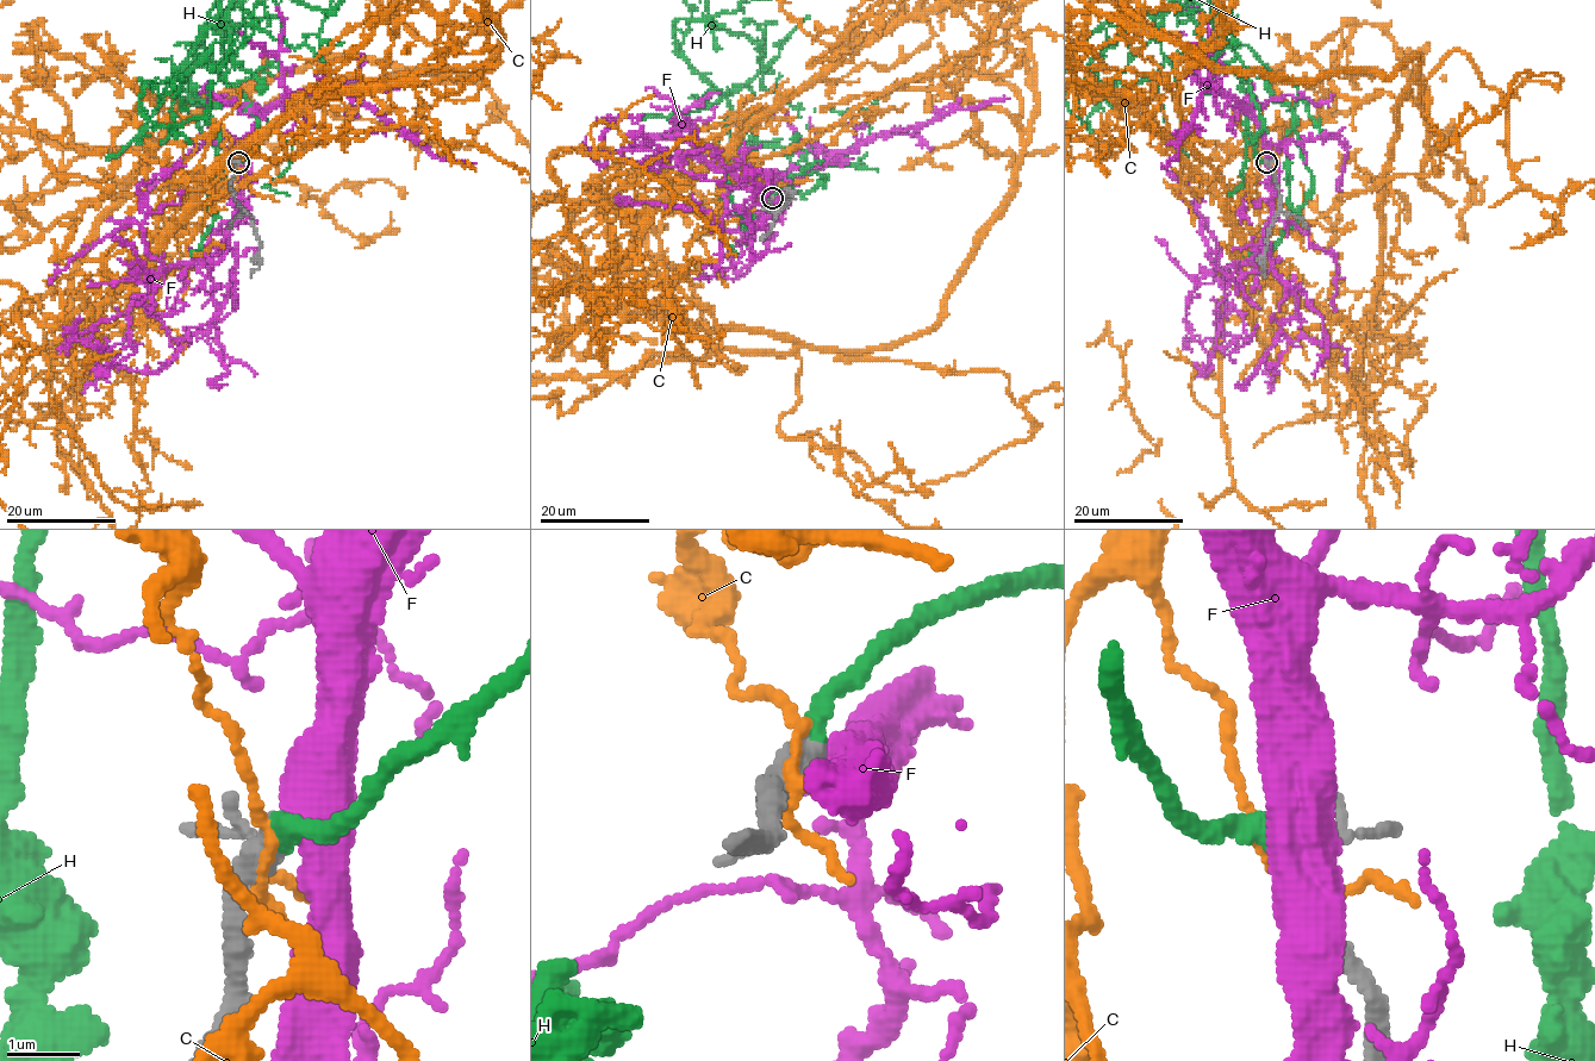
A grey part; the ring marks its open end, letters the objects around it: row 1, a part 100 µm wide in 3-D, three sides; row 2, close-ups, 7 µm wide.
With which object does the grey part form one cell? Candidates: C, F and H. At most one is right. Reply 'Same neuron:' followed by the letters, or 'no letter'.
Same neuron: H

